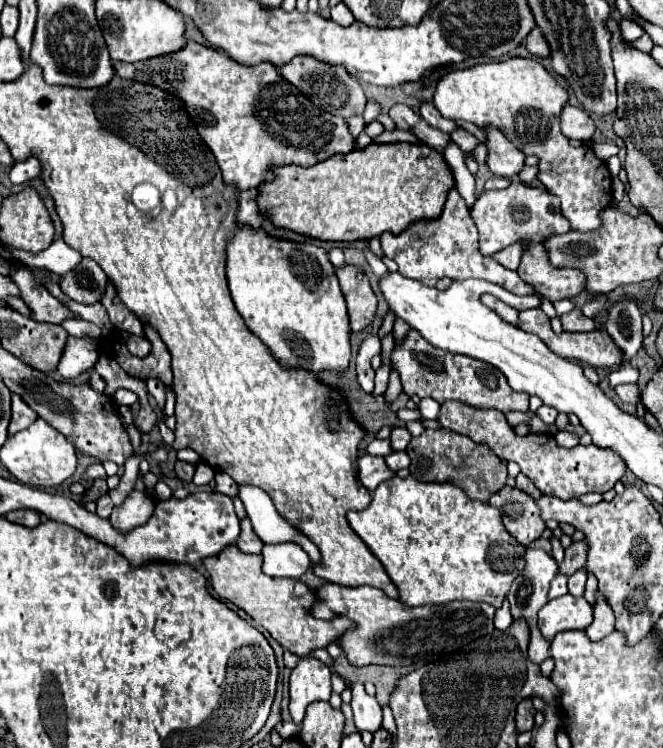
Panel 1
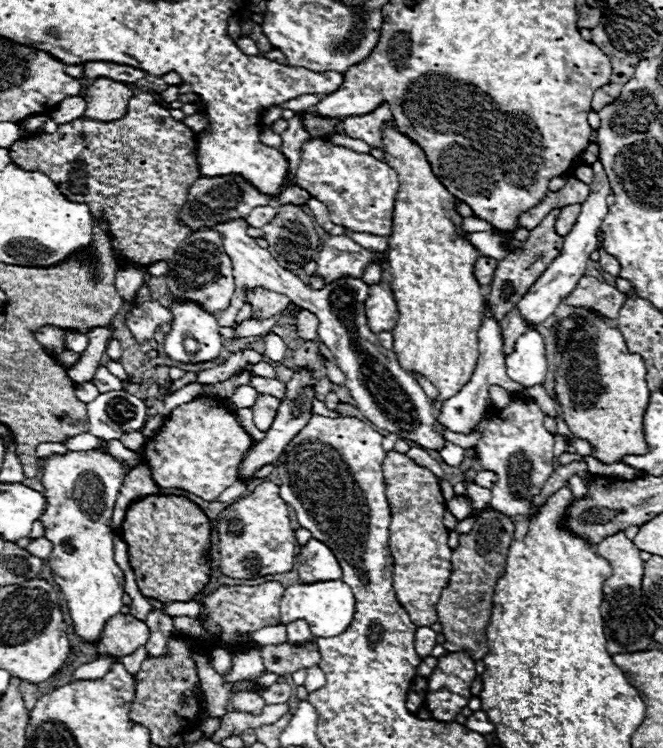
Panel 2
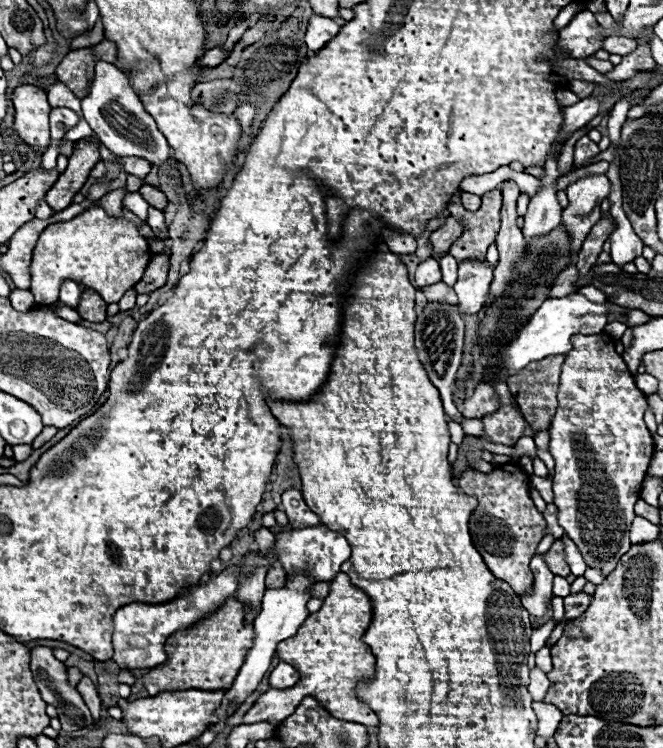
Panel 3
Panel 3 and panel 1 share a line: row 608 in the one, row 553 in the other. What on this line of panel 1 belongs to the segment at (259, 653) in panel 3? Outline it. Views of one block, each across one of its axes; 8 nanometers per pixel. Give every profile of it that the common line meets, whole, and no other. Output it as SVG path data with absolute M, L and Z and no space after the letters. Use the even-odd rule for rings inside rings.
M266 544L262 558L262 570L274 578L300 578L310 568L310 558L298 544Z

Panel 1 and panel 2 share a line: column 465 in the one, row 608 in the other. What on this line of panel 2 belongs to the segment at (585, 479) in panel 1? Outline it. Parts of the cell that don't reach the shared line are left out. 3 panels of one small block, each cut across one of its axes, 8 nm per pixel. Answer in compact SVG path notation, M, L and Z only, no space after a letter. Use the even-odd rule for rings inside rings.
M386 452L384 482L392 510L390 550L394 558L394 590L398 602L418 626L430 626L438 620L436 602L448 584L450 556L448 528L442 522L446 500L442 498L438 478L424 466L418 466L406 454Z

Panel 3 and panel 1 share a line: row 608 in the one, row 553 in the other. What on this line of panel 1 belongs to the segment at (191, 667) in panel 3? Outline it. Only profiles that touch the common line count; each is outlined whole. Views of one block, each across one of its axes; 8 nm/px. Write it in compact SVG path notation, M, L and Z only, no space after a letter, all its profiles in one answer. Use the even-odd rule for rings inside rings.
M236 546L218 552L216 556L208 556L204 562L206 572L210 574L214 592L236 604L248 616L254 618L256 624L266 628L270 636L286 650L298 654L300 658L308 656L316 648L326 648L330 642L336 642L348 628L352 628L352 620L344 616L336 616L334 620L318 620L308 608L316 602L314 592L294 578L270 578L262 572L262 556L252 556L240 552Z

